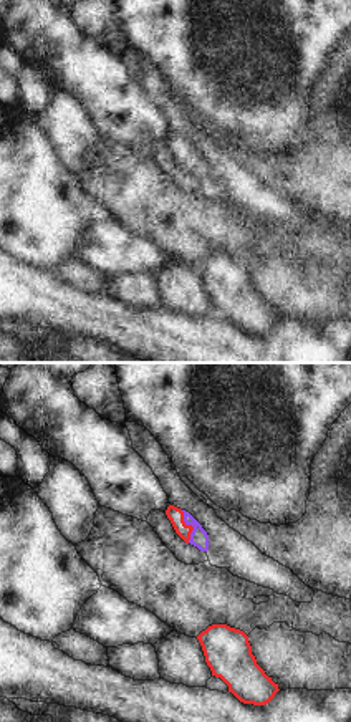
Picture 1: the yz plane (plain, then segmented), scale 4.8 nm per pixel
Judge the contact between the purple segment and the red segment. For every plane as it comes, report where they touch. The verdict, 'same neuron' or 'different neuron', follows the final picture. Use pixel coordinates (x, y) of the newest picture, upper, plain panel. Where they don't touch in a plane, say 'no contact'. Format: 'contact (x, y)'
contact (191, 153)

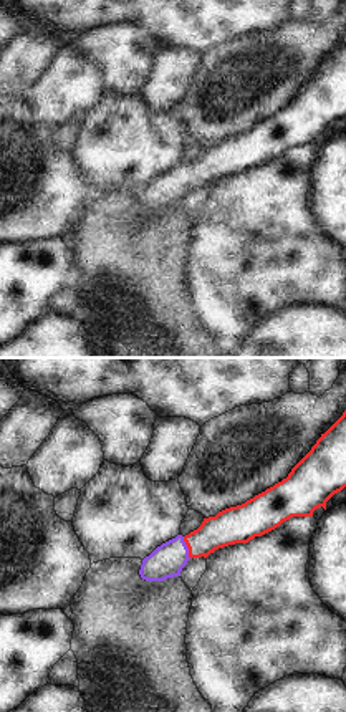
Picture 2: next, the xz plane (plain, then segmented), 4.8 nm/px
contact (187, 178)

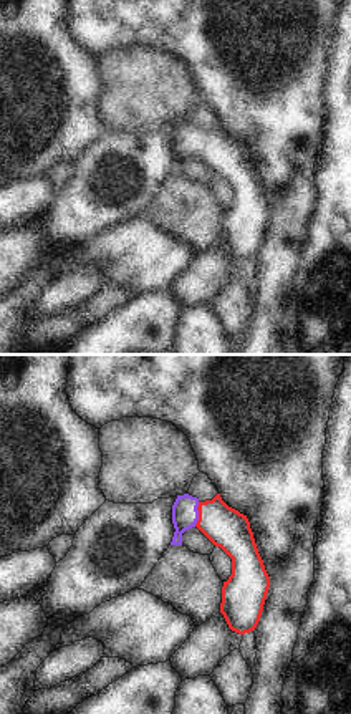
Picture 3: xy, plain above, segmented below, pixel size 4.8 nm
contact (197, 143)

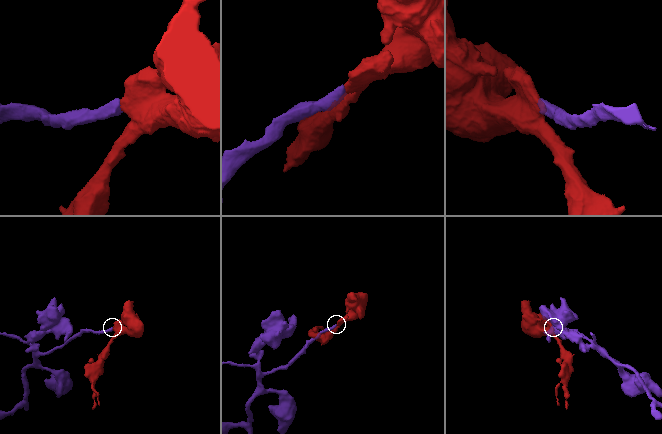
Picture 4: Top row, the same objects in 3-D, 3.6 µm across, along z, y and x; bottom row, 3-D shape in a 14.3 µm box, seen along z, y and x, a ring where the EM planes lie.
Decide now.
same neuron

